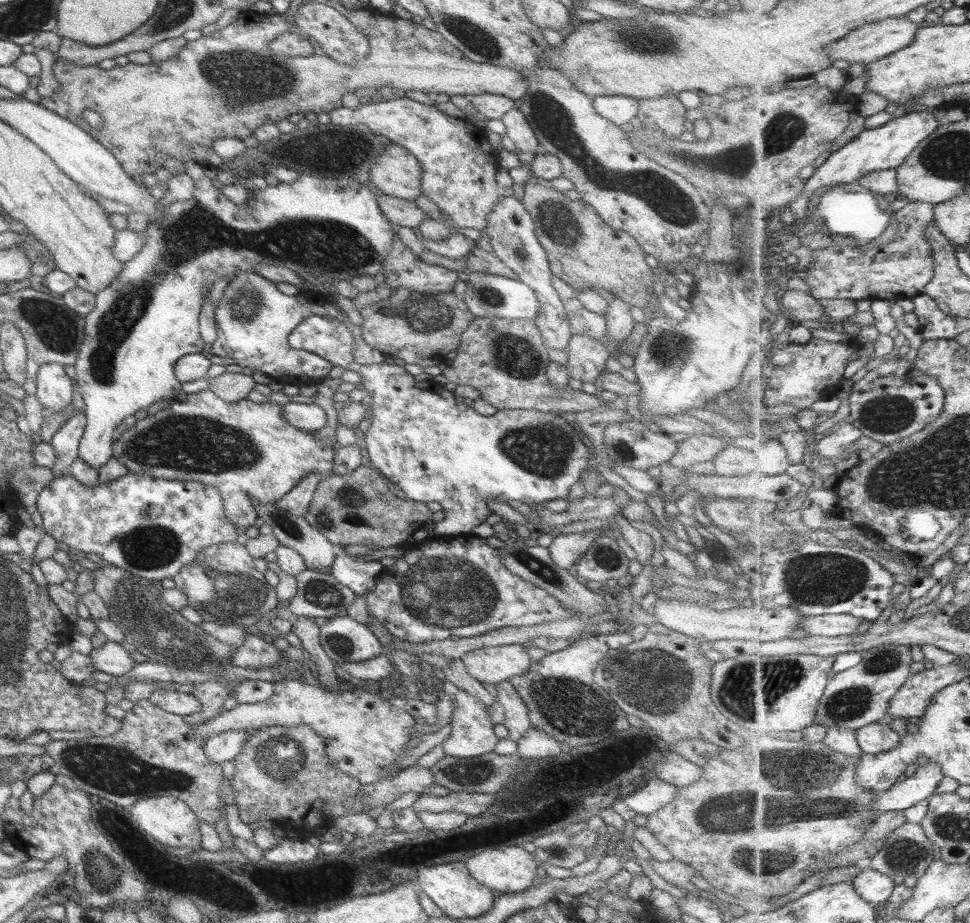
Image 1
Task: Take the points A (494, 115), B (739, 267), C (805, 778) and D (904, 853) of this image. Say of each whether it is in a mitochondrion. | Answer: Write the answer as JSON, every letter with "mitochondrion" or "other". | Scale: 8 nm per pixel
{"A":"other","B":"other","C":"mitochondrion","D":"mitochondrion"}

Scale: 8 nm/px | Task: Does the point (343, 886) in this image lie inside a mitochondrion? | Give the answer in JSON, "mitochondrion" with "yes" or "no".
{"mitochondrion":"no"}

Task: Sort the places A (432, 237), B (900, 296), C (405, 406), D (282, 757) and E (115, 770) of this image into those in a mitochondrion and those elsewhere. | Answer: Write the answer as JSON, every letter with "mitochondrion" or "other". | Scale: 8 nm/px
{"A":"other","B":"other","C":"other","D":"mitochondrion","E":"mitochondrion"}

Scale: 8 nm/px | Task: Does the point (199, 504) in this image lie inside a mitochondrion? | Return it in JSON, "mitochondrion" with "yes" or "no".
{"mitochondrion":"no"}

